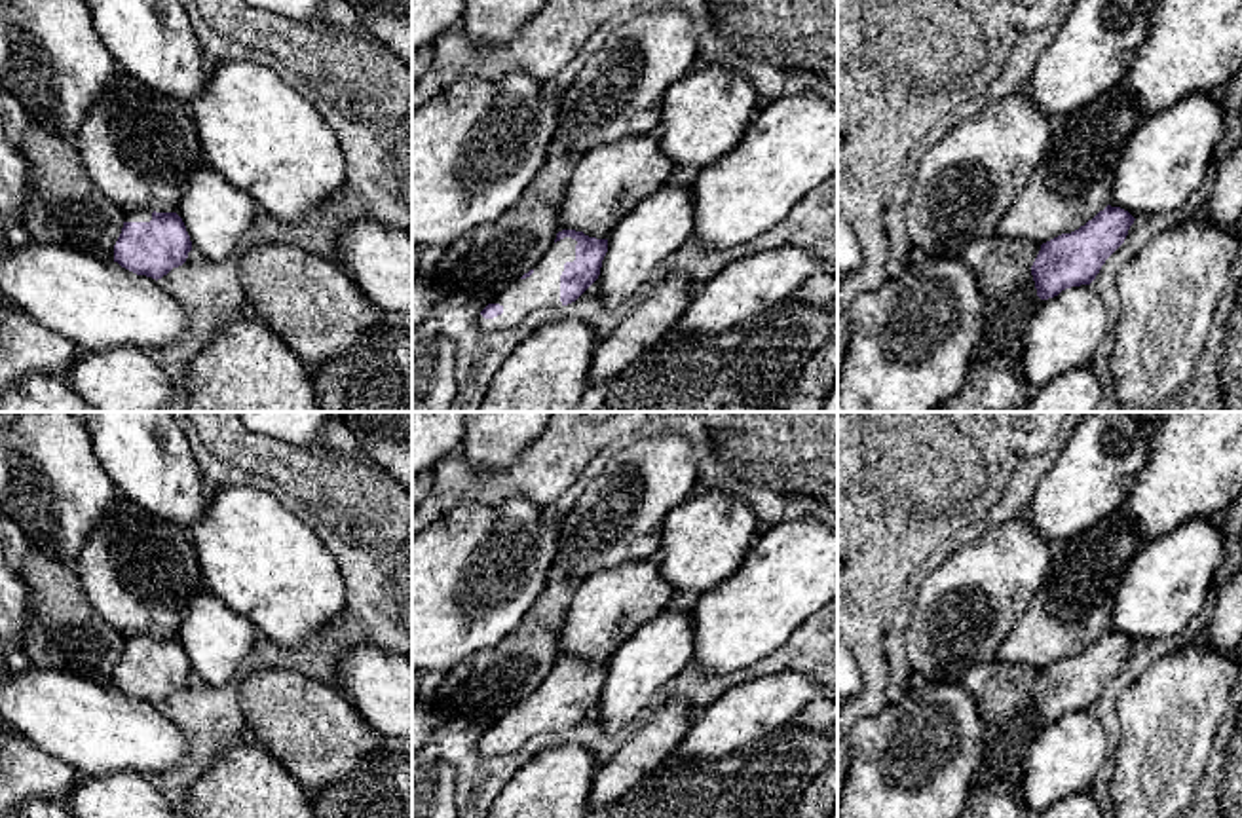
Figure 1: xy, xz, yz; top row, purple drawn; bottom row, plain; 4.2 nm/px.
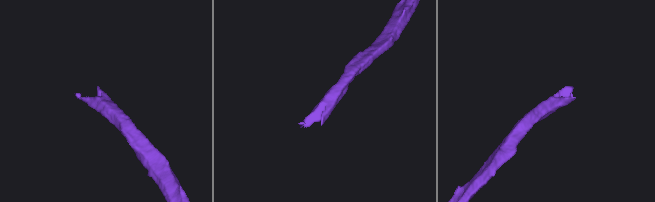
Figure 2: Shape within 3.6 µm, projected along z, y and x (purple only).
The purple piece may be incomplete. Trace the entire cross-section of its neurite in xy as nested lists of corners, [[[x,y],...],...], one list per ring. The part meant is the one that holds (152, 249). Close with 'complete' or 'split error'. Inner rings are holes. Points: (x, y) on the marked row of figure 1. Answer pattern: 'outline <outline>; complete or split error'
outline [[[135,209],[125,211],[122,233],[114,245],[114,262],[158,281],[182,266],[190,251],[190,235],[177,213]]]; split error

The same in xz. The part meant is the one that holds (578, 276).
outline [[[575,230],[558,232],[539,264],[480,311],[479,328],[505,330],[526,321],[534,309],[575,302],[598,279],[606,252],[608,239]]]; split error

